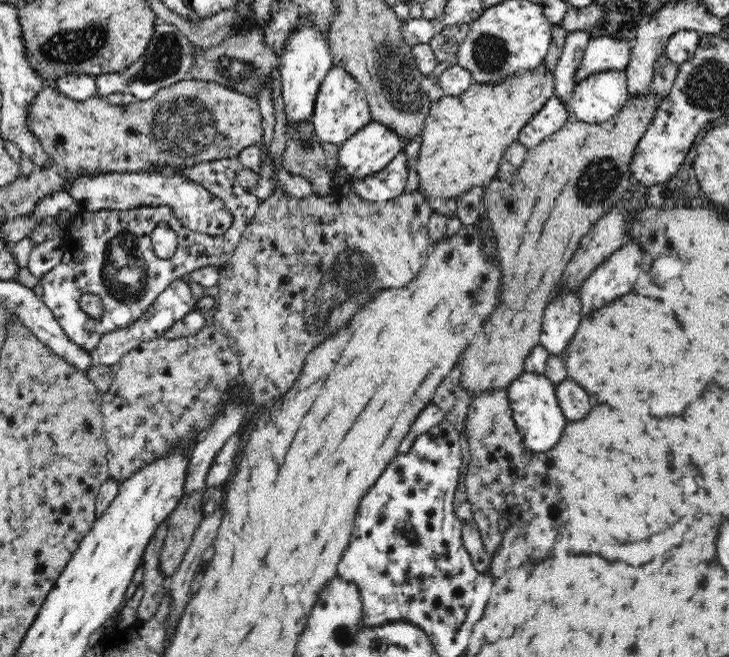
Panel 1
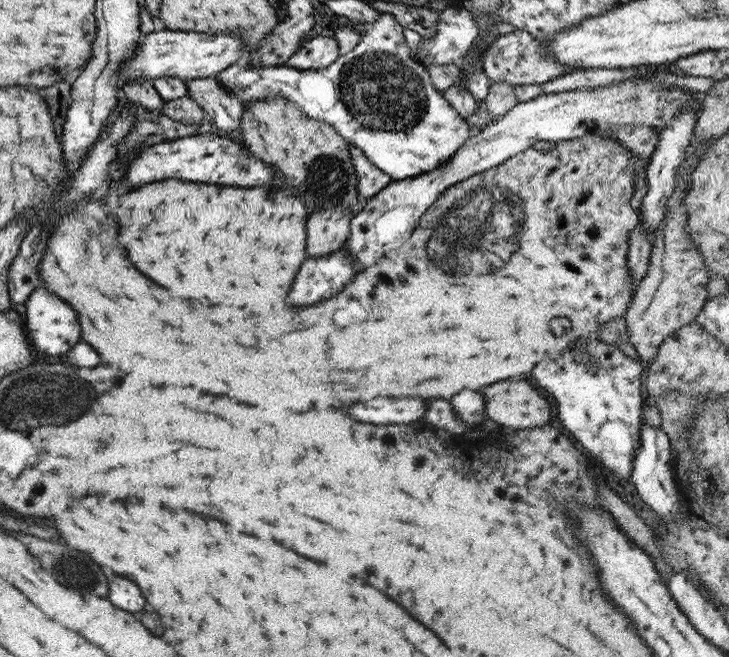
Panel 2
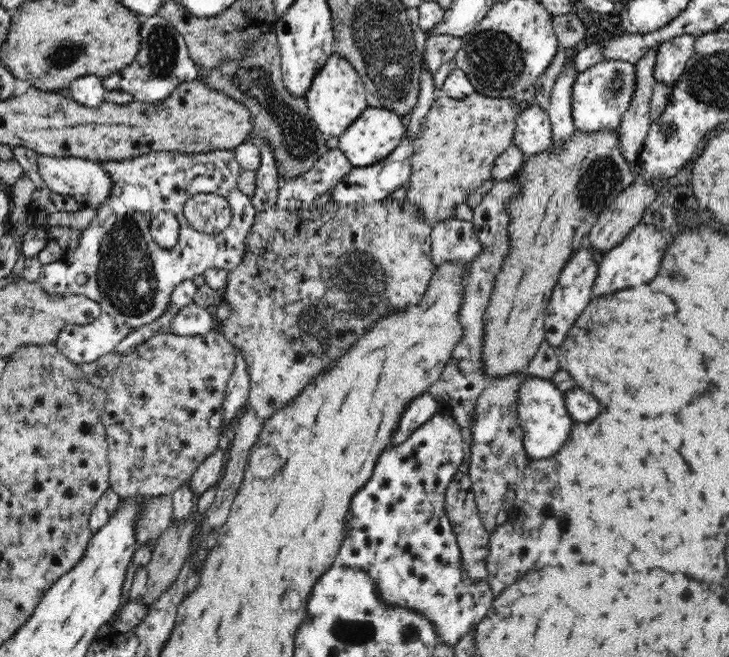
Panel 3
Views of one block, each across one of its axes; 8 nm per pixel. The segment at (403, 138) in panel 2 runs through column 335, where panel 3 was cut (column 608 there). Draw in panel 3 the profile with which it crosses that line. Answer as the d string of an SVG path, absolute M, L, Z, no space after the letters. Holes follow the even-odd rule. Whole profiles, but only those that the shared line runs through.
M605 58L578 73L572 85L572 120L575 130L582 134L617 130L624 112L632 104L635 87L636 65L626 60Z

